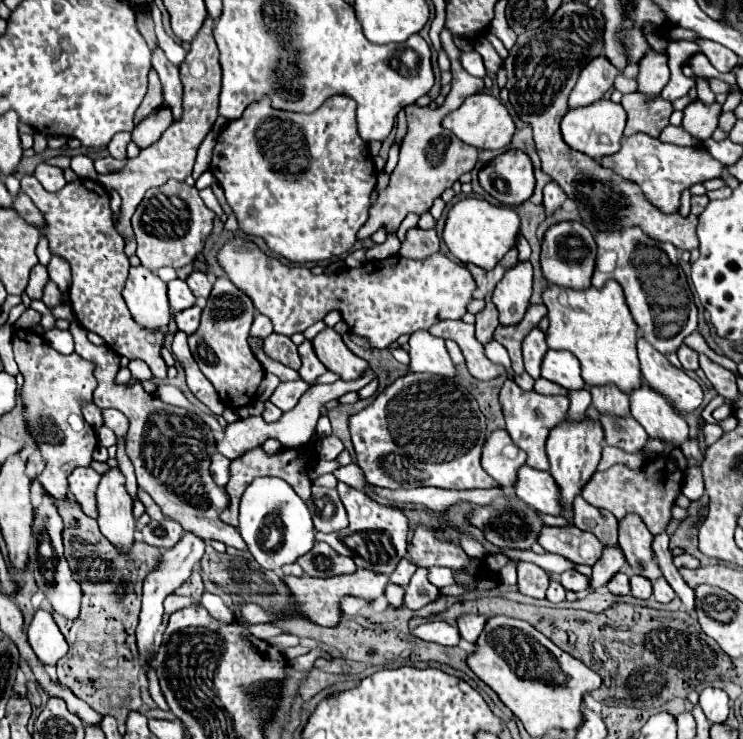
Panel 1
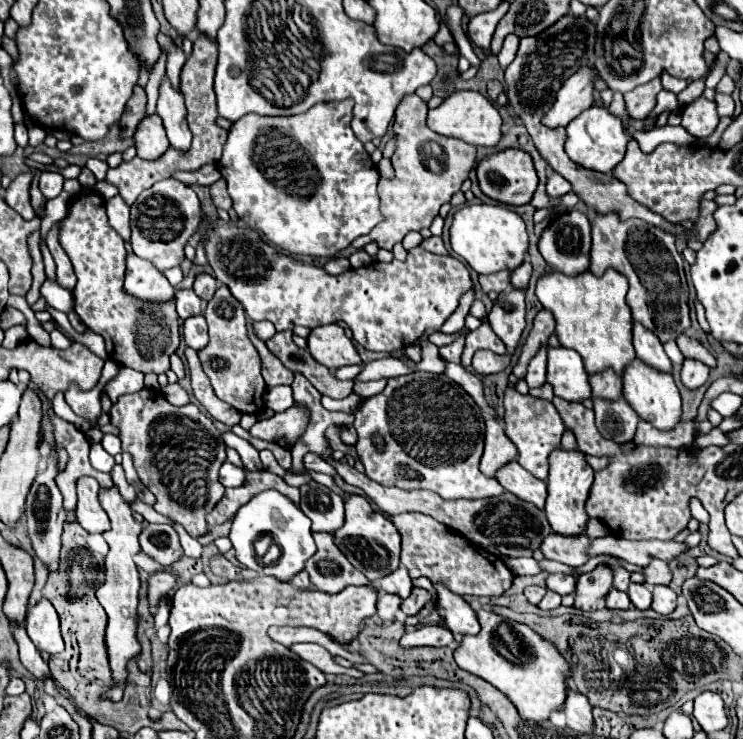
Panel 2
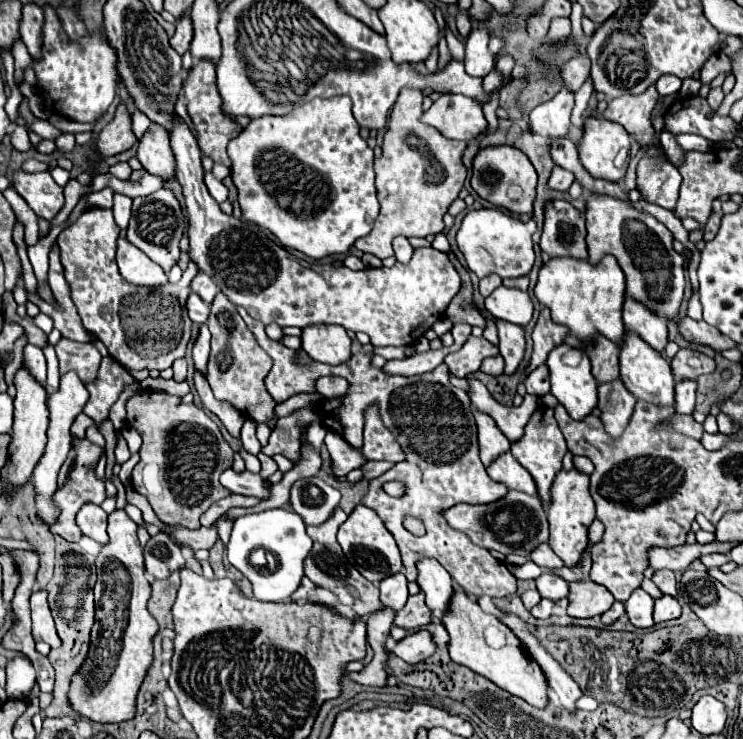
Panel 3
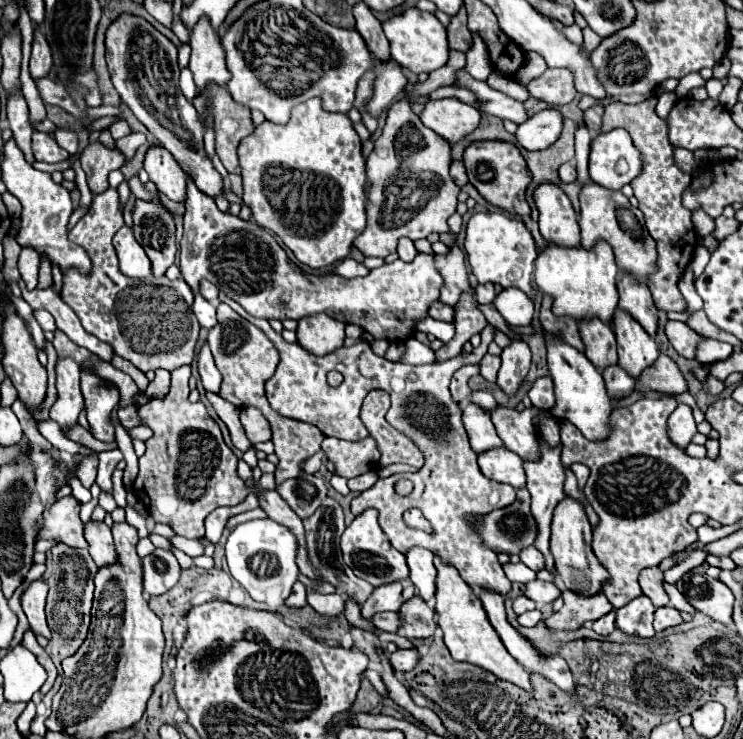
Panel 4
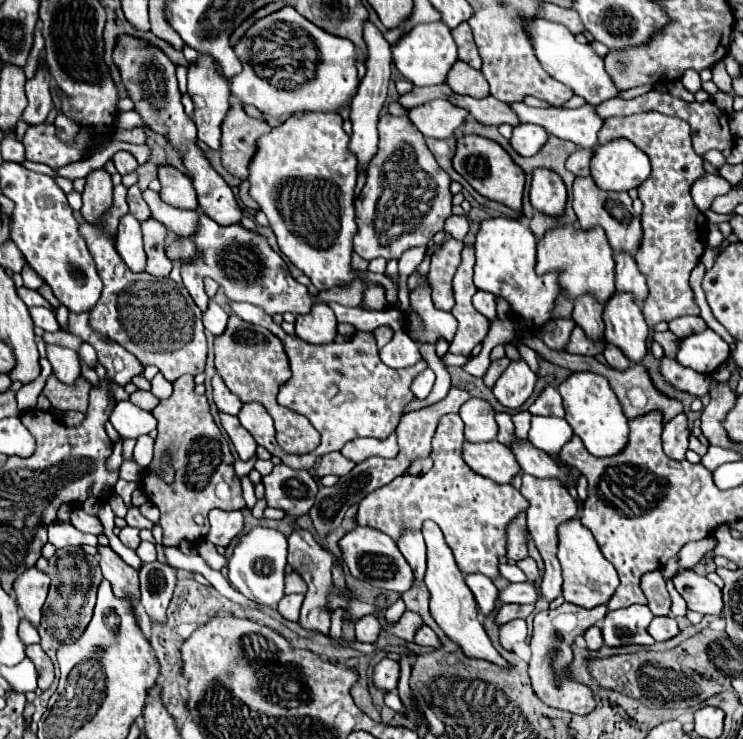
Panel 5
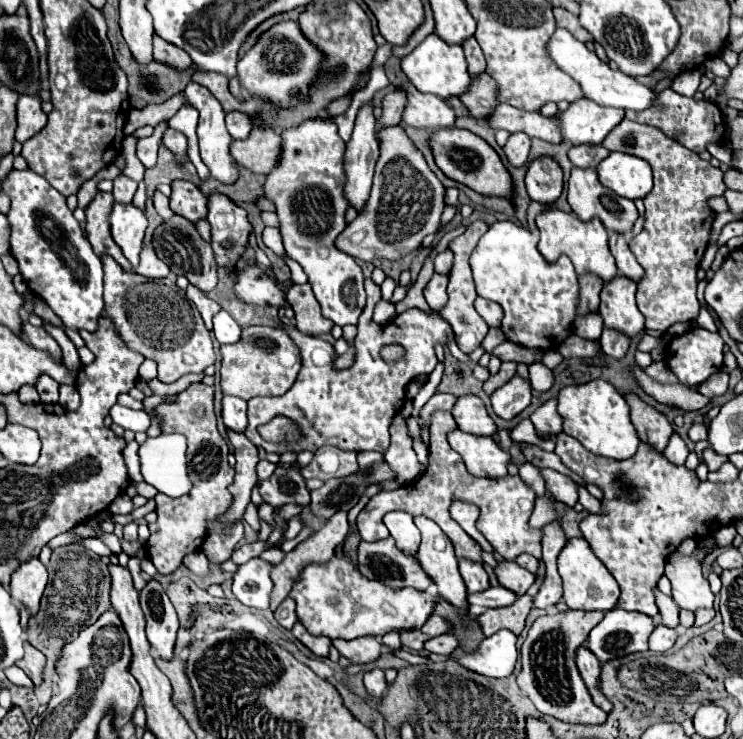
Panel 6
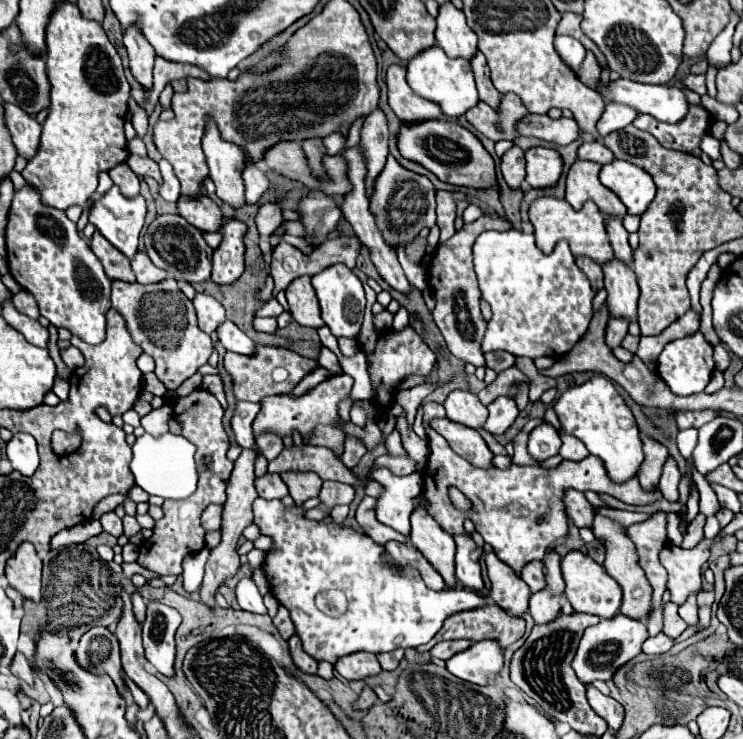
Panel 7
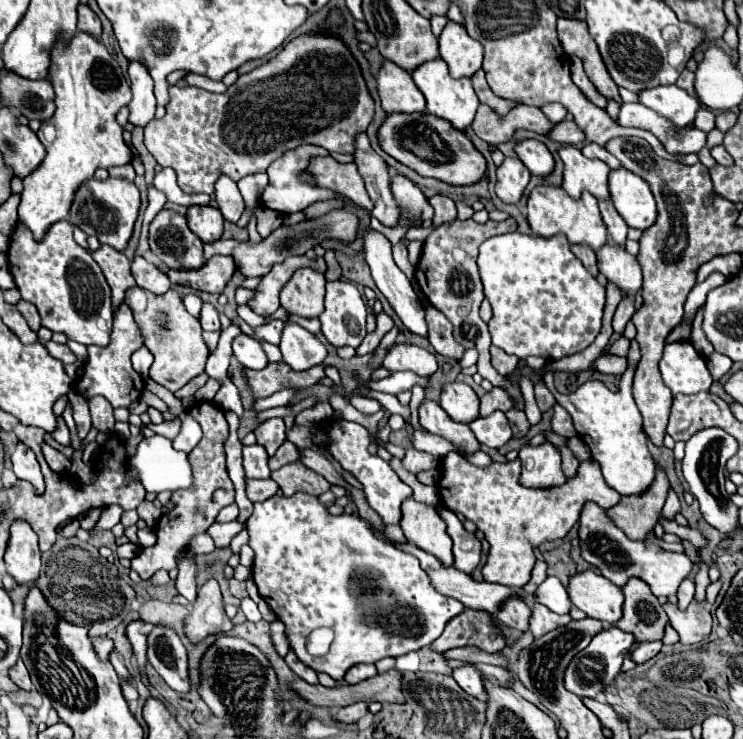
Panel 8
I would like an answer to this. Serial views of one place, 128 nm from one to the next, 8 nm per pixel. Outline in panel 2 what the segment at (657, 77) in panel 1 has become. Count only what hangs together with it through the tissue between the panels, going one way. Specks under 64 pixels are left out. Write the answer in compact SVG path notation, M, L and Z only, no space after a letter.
M654 78L652 82L634 88L632 92L624 94L624 102L626 102L626 112L630 118L634 120L644 120L652 108L656 106L656 94L662 90L660 78Z

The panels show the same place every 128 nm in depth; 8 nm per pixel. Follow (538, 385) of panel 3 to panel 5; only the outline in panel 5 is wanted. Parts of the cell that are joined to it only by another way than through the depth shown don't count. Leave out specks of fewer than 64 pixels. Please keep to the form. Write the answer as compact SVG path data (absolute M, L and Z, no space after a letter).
M546 386L542 390L542 394L536 398L536 402L530 406L528 412L534 416L558 416L558 418L562 418L564 406L562 406L562 398L560 398L558 390L552 386Z

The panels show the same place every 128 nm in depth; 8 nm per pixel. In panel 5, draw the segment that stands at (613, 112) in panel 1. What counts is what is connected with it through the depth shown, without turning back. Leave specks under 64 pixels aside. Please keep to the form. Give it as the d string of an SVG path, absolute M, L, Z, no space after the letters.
M624 138L596 148L592 178L602 190L632 190L650 176L650 160Z

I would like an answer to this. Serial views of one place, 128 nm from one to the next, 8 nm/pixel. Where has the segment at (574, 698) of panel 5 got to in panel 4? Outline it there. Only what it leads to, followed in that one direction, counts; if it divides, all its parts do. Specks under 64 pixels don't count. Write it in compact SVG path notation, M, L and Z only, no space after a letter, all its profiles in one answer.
M564 590L562 598L564 598L564 606L544 620L544 626L552 632L576 630L584 626L588 620L598 620L604 614L612 612L612 606L602 592L596 594L596 598L580 598L580 594L572 594L570 590Z

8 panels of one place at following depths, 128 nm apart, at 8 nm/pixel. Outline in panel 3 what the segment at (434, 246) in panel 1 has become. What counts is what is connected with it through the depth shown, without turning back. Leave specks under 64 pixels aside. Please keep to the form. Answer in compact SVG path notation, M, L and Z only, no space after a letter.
M450 254L450 262L454 264L454 268L458 270L458 274L462 276L464 280L464 286L462 290L456 294L456 298L450 302L450 306L446 308L446 316L452 320L452 322L468 322L472 326L480 326L482 330L486 328L486 320L480 316L480 312L476 310L476 304L472 300L472 284L470 284L470 276L468 272L460 266L458 258L454 254Z

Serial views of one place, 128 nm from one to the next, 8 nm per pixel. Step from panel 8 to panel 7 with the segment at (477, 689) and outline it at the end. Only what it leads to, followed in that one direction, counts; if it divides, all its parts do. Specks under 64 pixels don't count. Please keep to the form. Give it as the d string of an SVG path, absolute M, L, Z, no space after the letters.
M492 640L476 642L468 650L452 656L446 662L446 668L450 670L450 674L478 686L484 686L486 676L498 674L502 666L504 666L502 648L498 646L498 642L492 642Z

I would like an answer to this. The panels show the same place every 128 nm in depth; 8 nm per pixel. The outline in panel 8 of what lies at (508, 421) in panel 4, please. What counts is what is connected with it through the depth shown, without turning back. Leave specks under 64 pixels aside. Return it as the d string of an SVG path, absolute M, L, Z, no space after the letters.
M590 502L588 506L584 506L582 514L580 514L580 530L578 530L578 538L580 538L580 554L582 558L596 568L604 578L608 578L610 582L616 582L616 586L624 586L630 578L640 578L644 580L654 596L676 596L676 590L680 586L680 582L690 574L692 570L692 562L688 560L688 556L684 554L676 554L676 552L666 552L662 548L658 548L656 544L644 544L642 540L630 540L606 514L604 508L600 508L598 504Z

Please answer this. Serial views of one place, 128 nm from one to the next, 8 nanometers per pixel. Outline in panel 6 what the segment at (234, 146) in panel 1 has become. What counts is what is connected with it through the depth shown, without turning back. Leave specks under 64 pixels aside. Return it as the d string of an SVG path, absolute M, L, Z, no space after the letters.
M306 120L296 128L282 130L282 156L280 164L266 178L266 198L276 204L276 214L280 218L280 232L284 238L286 254L296 260L304 272L308 274L308 282L314 290L316 300L320 302L324 318L332 320L336 326L358 324L358 318L366 306L364 292L364 274L356 260L340 250L336 250L334 240L346 228L344 214L348 210L348 202L344 202L344 142L336 132L334 120Z

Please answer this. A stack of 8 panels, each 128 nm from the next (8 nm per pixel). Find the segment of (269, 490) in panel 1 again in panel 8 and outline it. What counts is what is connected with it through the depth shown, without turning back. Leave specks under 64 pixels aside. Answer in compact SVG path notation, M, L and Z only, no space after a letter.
M244 598L244 600L242 600L242 604L240 604L240 608L242 608L242 612L246 614L246 618L248 618L250 622L258 622L258 620L262 620L258 606L256 606L250 598Z

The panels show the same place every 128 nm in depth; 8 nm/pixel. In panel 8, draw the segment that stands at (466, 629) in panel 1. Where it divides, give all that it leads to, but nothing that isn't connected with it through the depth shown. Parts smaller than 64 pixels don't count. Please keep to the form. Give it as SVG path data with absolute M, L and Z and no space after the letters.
M328 420L322 428L328 434L330 456L342 466L342 470L350 472L362 484L368 504L380 514L380 518L386 524L398 524L400 522L400 502L404 502L404 498L412 496L412 488L406 486L398 478L398 474L390 468L388 462L384 462L380 456L372 456L368 452L368 446L370 446L368 430L356 422L346 422L346 420L334 420L334 422Z

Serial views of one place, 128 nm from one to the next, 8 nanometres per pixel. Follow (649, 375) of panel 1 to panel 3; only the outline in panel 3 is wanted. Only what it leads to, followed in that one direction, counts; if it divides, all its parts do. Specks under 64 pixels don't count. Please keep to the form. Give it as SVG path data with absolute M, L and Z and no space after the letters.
M630 296L624 298L622 316L624 316L624 326L628 330L638 332L640 338L644 338L654 350L658 352L664 350L668 342L668 332L666 332L666 320L662 316L654 314L648 306Z

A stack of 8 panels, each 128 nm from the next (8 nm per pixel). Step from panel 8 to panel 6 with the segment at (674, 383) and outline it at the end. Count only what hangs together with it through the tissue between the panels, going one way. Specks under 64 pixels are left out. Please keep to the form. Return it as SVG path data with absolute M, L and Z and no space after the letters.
M692 326L680 336L670 338L666 364L684 386L696 386L722 368L724 340L718 332Z

